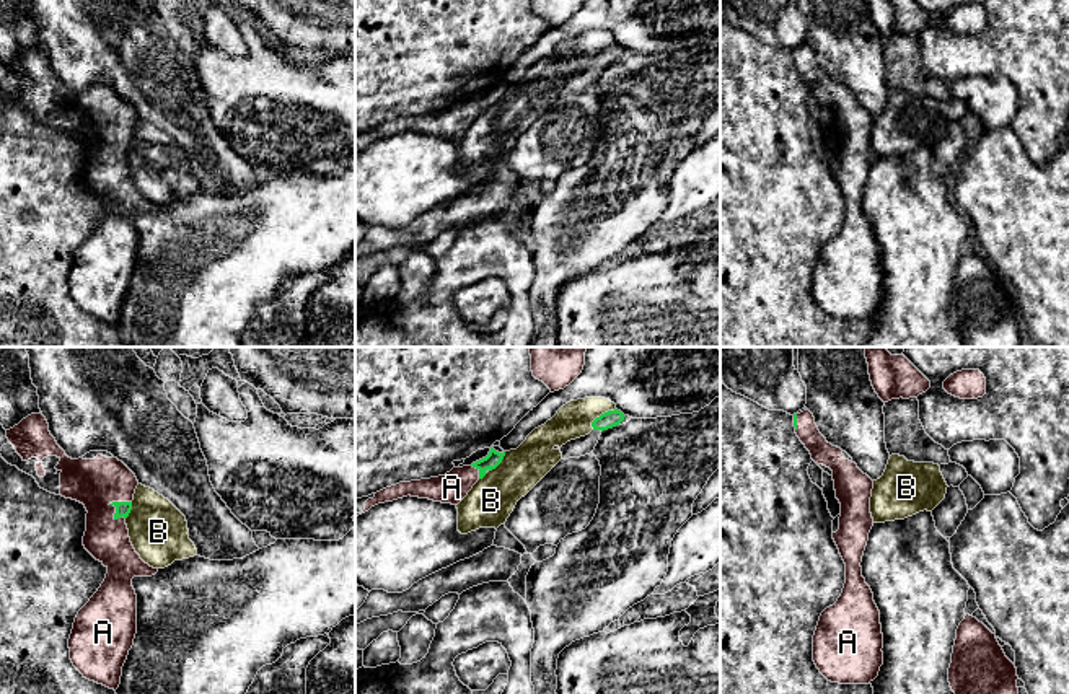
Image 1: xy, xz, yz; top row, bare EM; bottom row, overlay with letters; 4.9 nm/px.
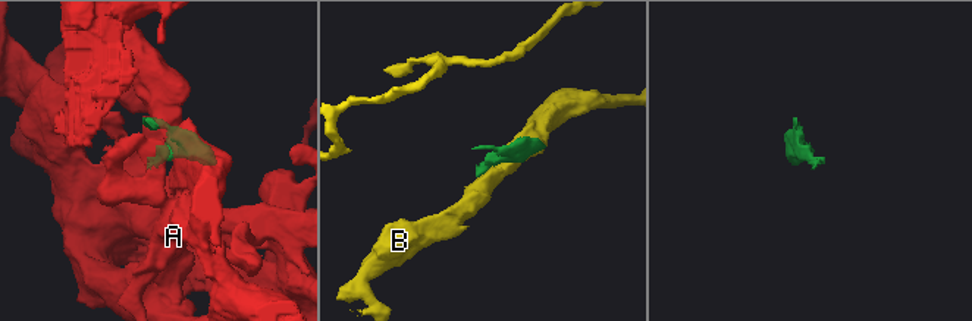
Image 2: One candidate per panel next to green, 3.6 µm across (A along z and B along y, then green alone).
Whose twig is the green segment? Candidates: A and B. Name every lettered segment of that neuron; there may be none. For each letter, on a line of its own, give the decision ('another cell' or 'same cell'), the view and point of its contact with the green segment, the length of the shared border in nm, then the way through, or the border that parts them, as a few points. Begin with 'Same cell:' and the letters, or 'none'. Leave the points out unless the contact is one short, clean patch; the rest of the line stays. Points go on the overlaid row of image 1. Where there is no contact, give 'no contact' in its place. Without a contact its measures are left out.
Same cell: A
A: same cell; contact xy (113, 504); length 130 nm
B: another cell; contact xz (494, 468); length 190 nm

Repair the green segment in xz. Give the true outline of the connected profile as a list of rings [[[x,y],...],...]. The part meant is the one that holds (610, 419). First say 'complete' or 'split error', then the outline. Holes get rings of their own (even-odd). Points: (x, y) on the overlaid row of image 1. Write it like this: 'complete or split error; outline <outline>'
complete; outline [[[618,409],[608,411],[608,412],[601,414],[600,417],[596,417],[592,422],[592,427],[593,427],[593,430],[603,432],[603,430],[608,430],[608,428],[619,425],[624,420],[624,417],[626,415]]]

